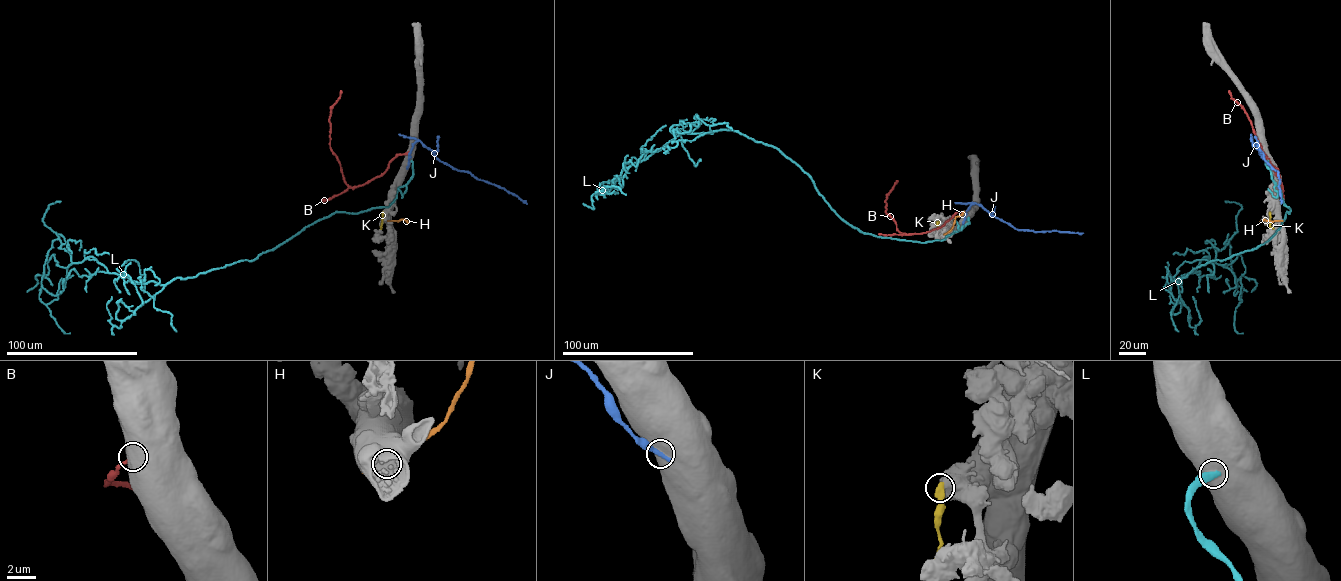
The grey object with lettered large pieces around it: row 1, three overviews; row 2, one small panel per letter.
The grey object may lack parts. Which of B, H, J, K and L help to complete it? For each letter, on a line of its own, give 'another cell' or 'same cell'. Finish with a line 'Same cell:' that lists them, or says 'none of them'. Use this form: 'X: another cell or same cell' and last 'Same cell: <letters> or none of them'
B: another cell
H: another cell
J: another cell
K: another cell
L: another cell
Same cell: none of them

